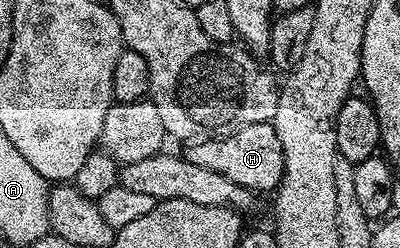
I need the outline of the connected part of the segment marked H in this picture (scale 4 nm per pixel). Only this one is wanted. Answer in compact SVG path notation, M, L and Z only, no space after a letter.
M274 122L245 124L245 128L233 132L227 138L205 138L192 141L186 147L185 156L193 164L198 164L200 168L209 168L209 172L229 176L233 184L246 186L252 192L274 191L283 181L283 153L281 140L277 140Z

